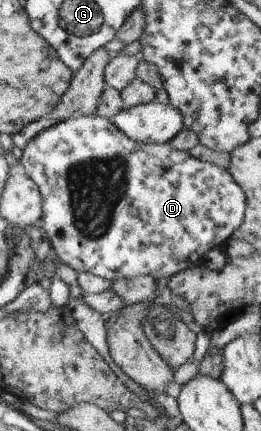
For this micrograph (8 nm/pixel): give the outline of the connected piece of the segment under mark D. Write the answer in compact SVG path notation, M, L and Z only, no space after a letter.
M98 115L77 116L57 122L35 134L21 151L19 163L24 168L24 174L36 184L42 196L42 227L38 233L43 234L50 242L60 262L76 272L87 272L109 281L134 276L150 276L153 279L169 278L181 270L203 264L204 254L212 248L223 248L243 219L245 196L229 171L194 158L188 154L188 151L178 151L172 148L169 142L160 144L134 142L126 138L109 119Z

